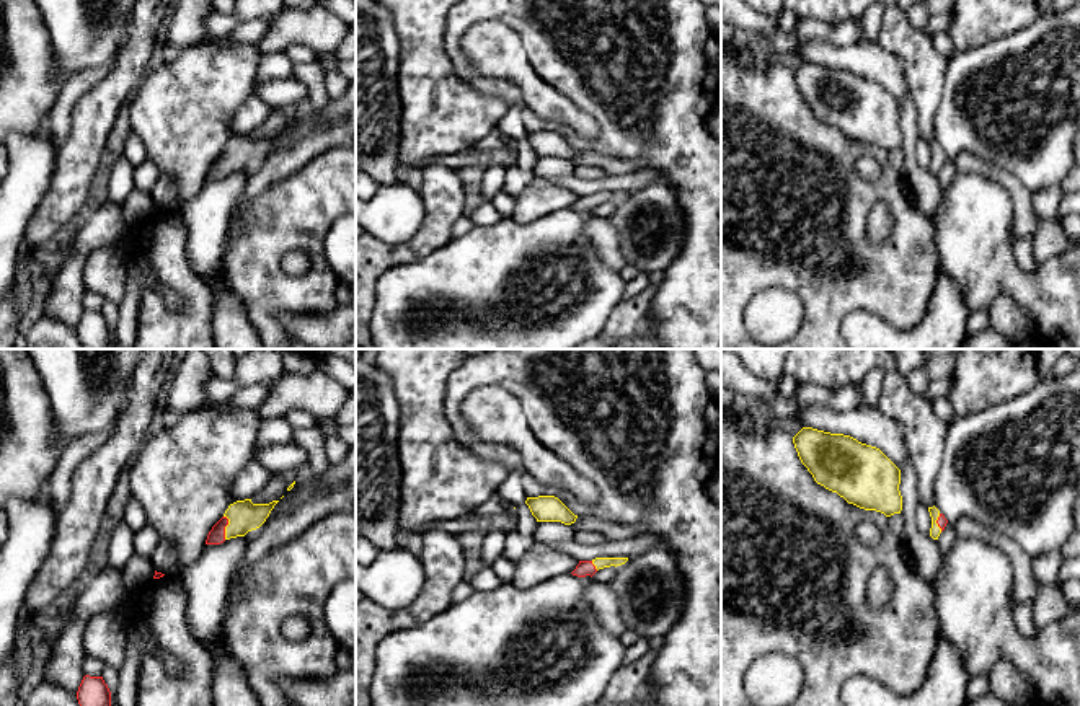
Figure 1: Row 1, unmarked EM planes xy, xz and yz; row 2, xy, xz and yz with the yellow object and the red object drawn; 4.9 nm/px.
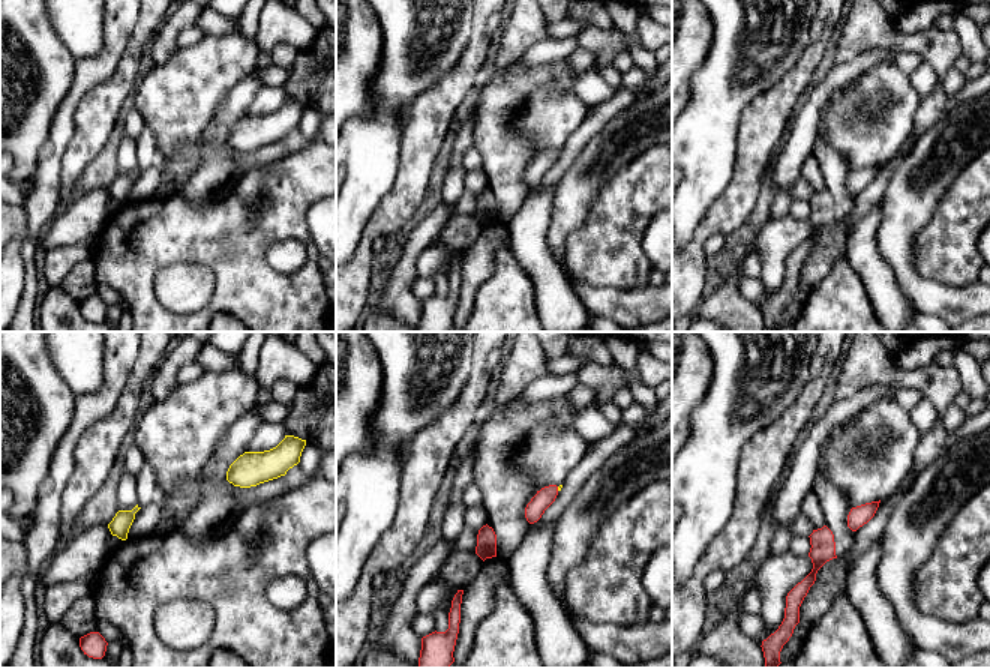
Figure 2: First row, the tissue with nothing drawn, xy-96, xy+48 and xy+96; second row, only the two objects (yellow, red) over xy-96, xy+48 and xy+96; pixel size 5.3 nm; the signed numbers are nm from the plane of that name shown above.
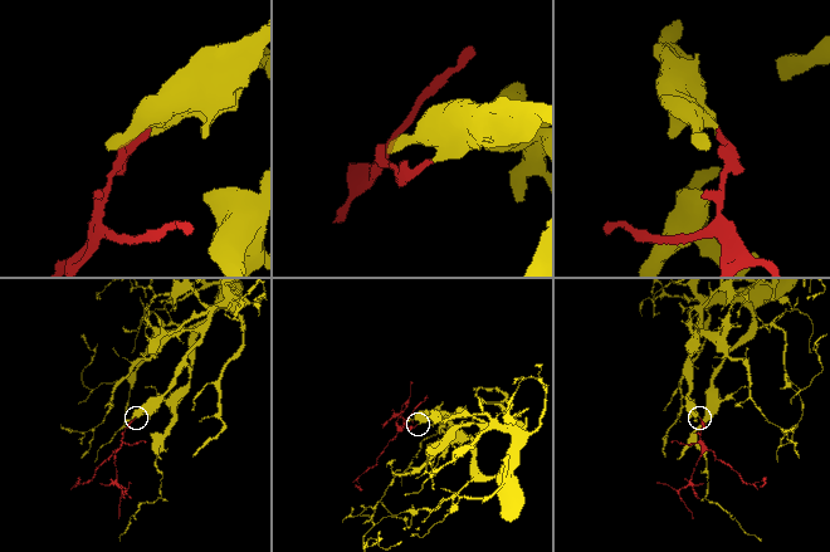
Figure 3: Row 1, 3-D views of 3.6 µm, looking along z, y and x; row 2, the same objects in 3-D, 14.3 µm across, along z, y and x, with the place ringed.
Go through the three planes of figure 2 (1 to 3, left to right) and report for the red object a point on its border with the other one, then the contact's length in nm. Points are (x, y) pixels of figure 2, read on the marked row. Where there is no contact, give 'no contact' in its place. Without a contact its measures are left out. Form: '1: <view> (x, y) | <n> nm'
1: no contact
2: xy+48 (558, 488) | 30 nm
3: no contact

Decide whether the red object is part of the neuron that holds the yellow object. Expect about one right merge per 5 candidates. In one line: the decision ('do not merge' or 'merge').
merge

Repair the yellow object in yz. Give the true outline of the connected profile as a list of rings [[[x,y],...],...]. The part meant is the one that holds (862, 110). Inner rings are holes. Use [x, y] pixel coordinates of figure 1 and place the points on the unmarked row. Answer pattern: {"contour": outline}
{"contour": [[[803,62],[793,78],[817,119],[860,143],[901,148],[901,104],[879,83],[812,62]]]}

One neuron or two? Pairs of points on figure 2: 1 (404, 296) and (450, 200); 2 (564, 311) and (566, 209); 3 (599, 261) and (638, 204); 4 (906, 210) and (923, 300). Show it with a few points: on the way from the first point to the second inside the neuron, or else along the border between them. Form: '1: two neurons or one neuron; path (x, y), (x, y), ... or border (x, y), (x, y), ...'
1: two neurons; border (441, 201), (453, 209)
2: two neurons; border (551, 210), (548, 248), (563, 273)
3: one neuron; path (608, 246), (615, 222), (623, 215)
4: one neuron; path (902, 233), (902, 266), (908, 278)

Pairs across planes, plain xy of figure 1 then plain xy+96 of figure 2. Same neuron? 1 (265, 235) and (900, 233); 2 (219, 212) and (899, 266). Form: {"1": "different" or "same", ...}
{"1": "different", "2": "different"}

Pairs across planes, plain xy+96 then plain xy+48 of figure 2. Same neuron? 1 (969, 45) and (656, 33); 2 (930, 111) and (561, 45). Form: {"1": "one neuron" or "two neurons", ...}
{"1": "two neurons", "2": "two neurons"}

